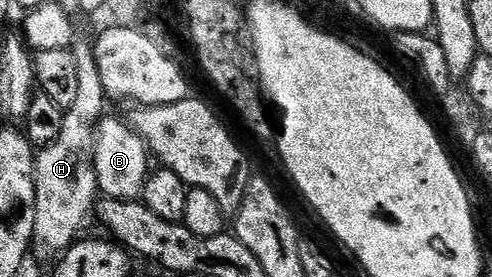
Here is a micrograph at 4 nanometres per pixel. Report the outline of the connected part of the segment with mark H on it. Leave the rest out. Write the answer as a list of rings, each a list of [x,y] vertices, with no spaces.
[[[75,41],[73,47],[76,56],[77,95],[72,108],[65,110],[64,125],[60,128],[60,136],[52,144],[41,147],[34,156],[34,183],[36,184],[36,228],[34,229],[33,253],[61,255],[83,233],[82,225],[86,217],[91,217],[96,199],[100,191],[96,172],[94,171],[94,141],[98,125],[107,113],[108,99],[104,92],[104,83],[100,81],[100,68],[96,68],[94,47],[89,41]]]

